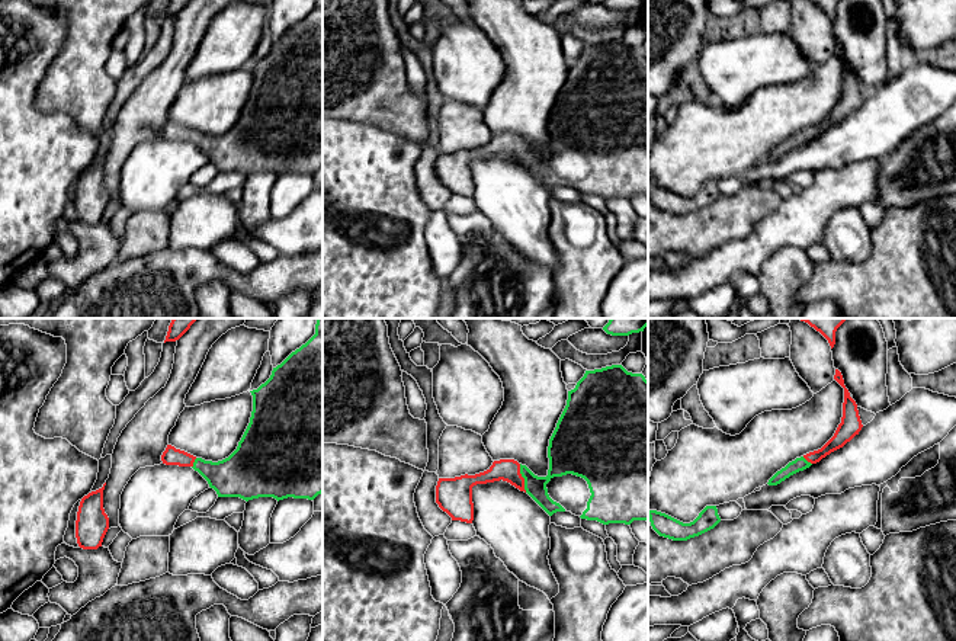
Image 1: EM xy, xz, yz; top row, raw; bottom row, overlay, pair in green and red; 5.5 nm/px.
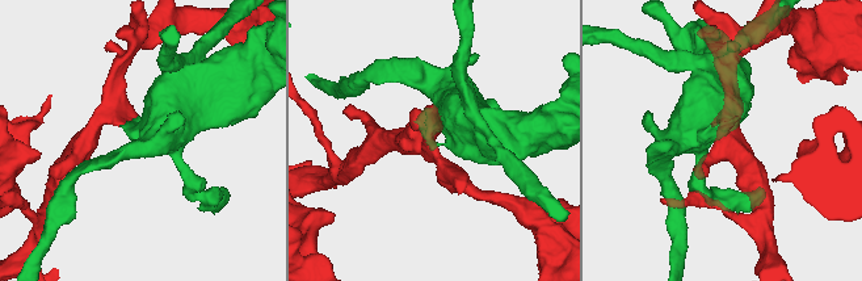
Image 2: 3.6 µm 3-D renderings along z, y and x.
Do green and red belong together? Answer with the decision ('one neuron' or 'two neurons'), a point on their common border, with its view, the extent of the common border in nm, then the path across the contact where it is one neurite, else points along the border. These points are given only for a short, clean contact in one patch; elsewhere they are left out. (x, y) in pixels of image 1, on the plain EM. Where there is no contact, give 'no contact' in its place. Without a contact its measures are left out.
one neuron; contact xz (523, 151); length 170 nm

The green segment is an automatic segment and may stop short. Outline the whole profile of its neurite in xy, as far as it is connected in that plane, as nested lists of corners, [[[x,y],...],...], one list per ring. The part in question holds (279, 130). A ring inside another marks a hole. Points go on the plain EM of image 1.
[[[315,0],[315,9],[250,67],[250,97],[228,132],[205,135],[167,119],[161,129],[163,138],[192,141],[218,172],[240,172],[246,176],[259,172],[278,176],[288,172],[314,174],[323,167],[323,0]]]

